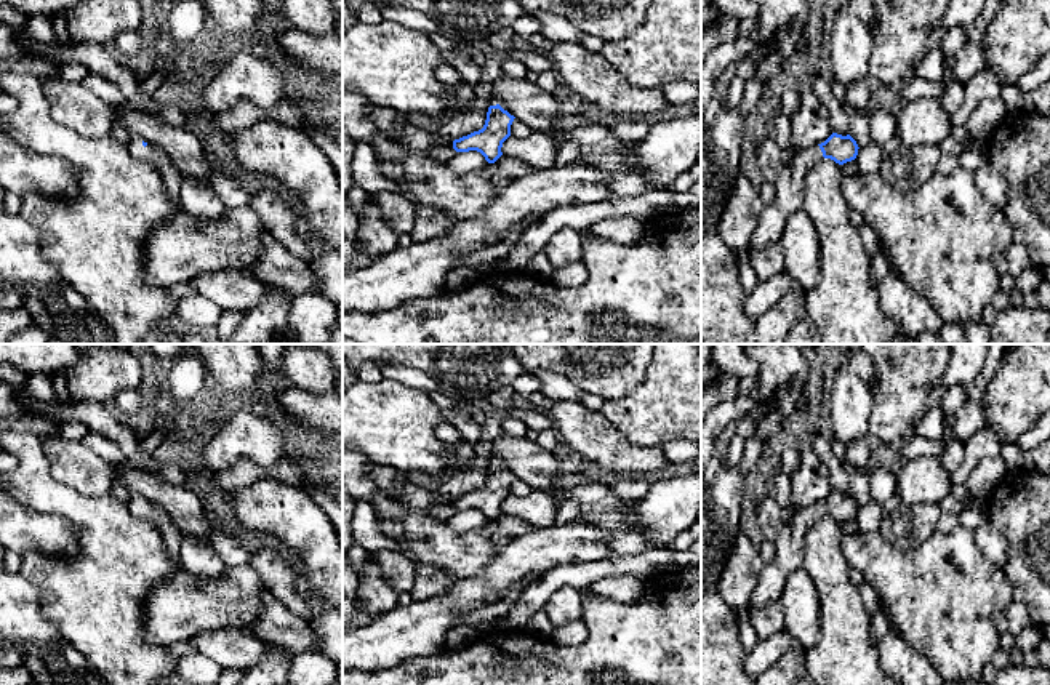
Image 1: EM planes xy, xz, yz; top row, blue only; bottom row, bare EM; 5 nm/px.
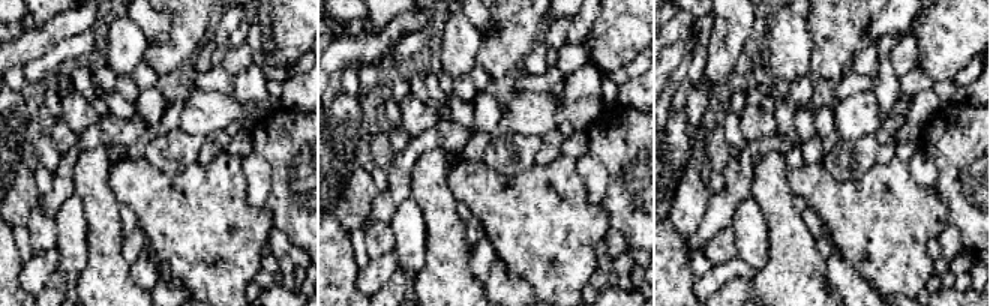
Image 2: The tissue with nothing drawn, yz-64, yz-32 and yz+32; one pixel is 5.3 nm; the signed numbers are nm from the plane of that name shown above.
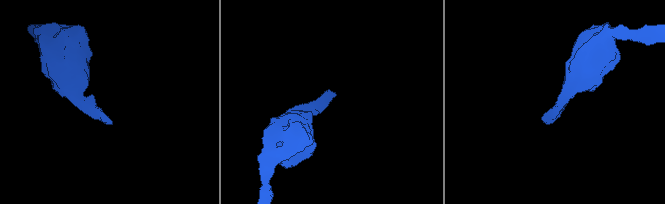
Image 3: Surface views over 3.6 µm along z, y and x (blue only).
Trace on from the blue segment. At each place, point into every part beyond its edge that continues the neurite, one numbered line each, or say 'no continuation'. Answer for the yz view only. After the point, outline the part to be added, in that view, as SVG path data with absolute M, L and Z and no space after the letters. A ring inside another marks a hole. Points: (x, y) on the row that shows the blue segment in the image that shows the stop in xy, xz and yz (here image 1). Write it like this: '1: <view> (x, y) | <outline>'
1: yz (789, 186) | M812 146L808 149L797 149L792 160L784 163L773 184L776 200L771 205L765 205L759 216L754 237L747 245L749 256L767 243L779 242L788 219L802 210L807 173L823 158L820 146Z

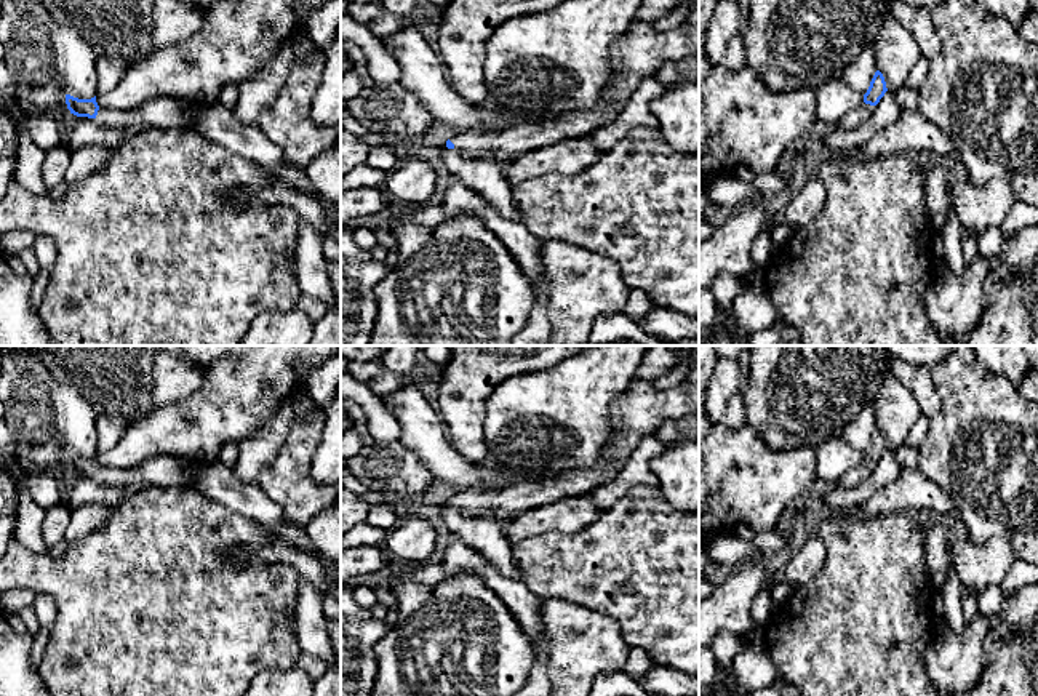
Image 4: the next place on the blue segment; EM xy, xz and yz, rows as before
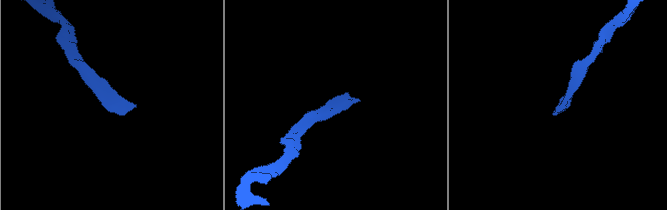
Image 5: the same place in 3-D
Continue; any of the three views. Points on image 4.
1: xy (162, 112) | M155 98L131 110L99 107L98 123L128 131L138 128L184 128L190 130L194 110L189 104L174 98Z

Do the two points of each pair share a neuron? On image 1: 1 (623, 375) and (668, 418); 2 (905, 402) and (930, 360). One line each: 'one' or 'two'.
1: two
2: one

